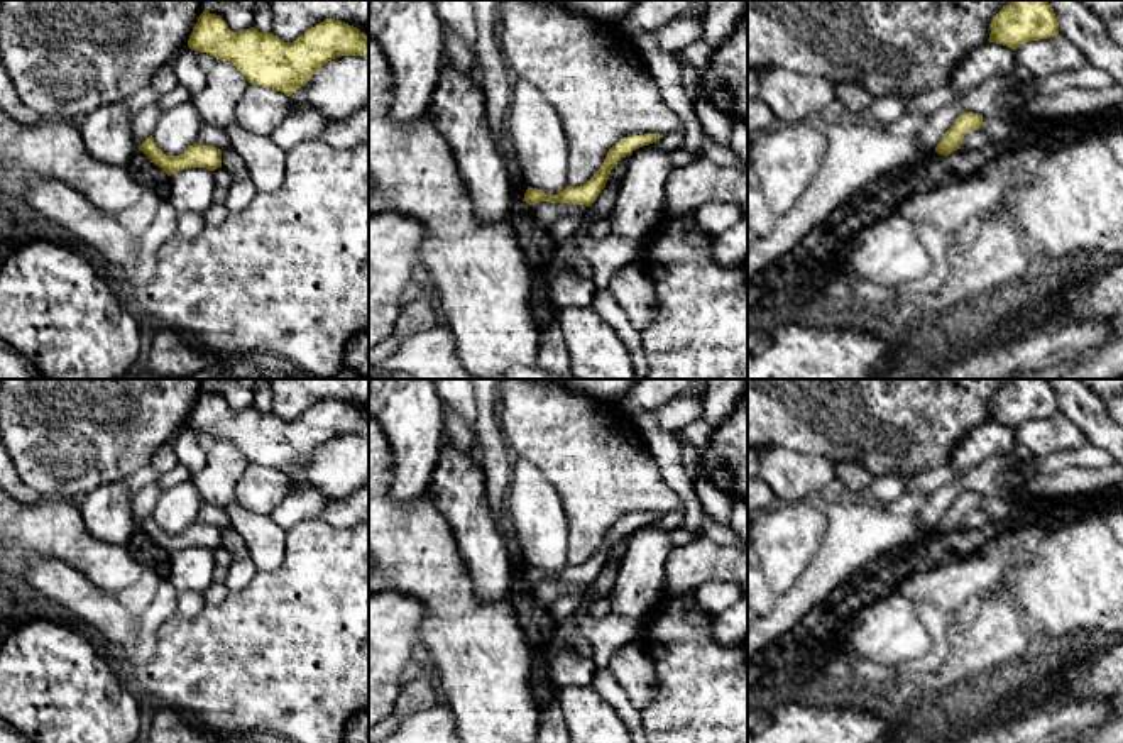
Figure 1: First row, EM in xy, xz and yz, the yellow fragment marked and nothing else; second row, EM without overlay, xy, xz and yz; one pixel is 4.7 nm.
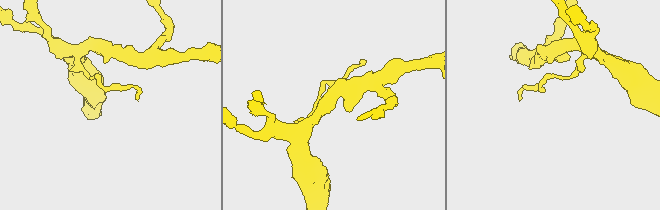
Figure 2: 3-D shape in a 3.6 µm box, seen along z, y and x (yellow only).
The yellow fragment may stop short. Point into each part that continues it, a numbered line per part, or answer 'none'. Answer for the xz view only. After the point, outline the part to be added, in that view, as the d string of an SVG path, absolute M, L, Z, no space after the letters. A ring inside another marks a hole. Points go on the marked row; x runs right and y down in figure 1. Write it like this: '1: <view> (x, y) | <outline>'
none

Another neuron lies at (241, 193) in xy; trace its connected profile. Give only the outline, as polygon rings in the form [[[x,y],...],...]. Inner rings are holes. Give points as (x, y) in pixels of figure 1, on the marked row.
[[[250,178],[235,179],[232,186],[227,190],[227,198],[223,205],[230,213],[237,213],[247,208],[255,195],[257,190]]]

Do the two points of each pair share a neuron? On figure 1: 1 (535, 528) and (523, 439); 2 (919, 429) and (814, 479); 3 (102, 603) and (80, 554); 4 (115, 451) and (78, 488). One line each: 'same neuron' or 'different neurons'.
1: different neurons
2: different neurons
3: different neurons
4: same neuron

